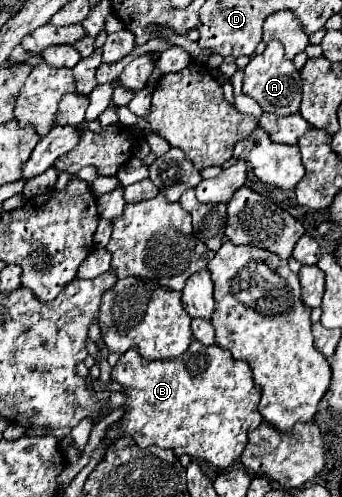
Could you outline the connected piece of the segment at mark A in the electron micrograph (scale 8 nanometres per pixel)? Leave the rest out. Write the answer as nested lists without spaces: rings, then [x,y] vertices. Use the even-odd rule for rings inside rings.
[[[268,42],[262,54],[252,56],[248,66],[244,68],[244,94],[254,98],[264,112],[270,112],[276,116],[288,116],[300,110],[302,78],[294,68],[292,60],[284,58],[284,50],[280,42]]]

